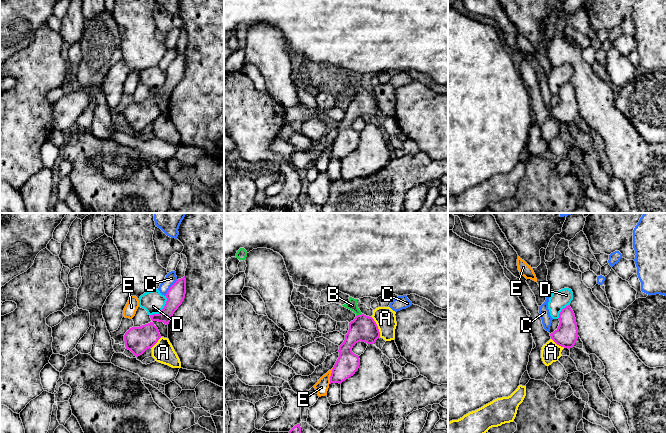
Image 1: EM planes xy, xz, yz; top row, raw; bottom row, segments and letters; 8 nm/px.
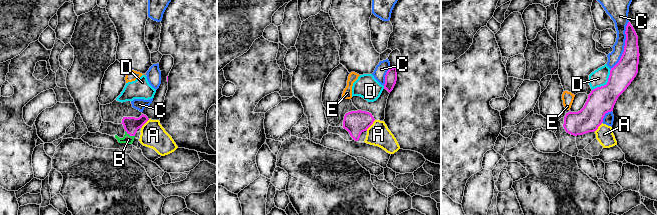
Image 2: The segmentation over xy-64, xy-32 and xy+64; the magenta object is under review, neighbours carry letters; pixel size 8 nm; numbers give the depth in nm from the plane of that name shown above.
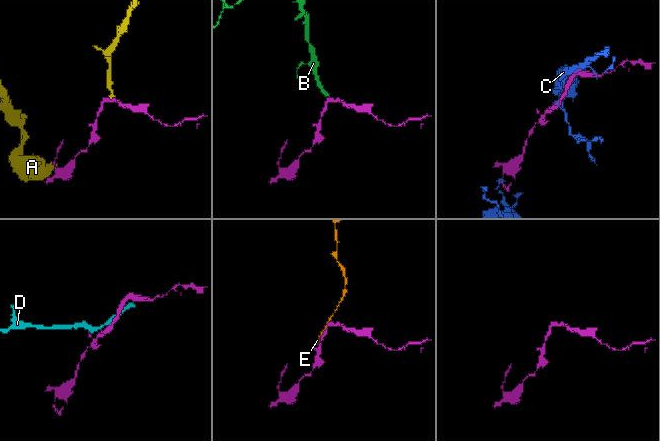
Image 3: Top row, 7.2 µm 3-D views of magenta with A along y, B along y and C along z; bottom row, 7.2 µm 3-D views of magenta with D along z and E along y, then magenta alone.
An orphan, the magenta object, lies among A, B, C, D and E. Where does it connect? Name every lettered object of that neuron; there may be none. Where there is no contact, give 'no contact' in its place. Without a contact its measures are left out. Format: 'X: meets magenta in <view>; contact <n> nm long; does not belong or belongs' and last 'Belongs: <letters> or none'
A: meets magenta in xz; contact 180 nm long; does not belong
B: meets magenta in xz; contact 50 nm long; belongs
C: meets magenta in xy; contact 160 nm long; does not belong
D: meets magenta in xy; contact 200 nm long; does not belong
E: meets magenta in xz; contact 130 nm long; does not belong
Belongs: B

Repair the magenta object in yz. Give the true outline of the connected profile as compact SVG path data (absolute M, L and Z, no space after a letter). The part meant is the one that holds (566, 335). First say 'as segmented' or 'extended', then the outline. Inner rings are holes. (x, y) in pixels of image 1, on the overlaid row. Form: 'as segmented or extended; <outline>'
as segmented; M570 305L562 309L558 319L559 326L550 334L551 339L557 345L570 349L574 347L579 337L575 314Z

